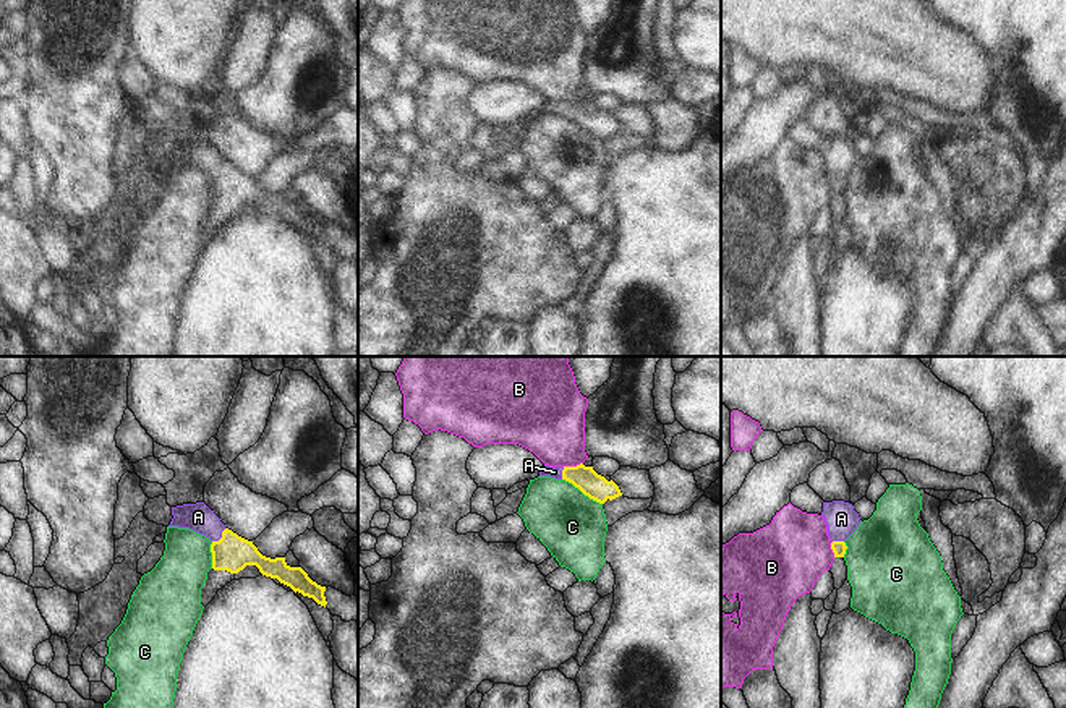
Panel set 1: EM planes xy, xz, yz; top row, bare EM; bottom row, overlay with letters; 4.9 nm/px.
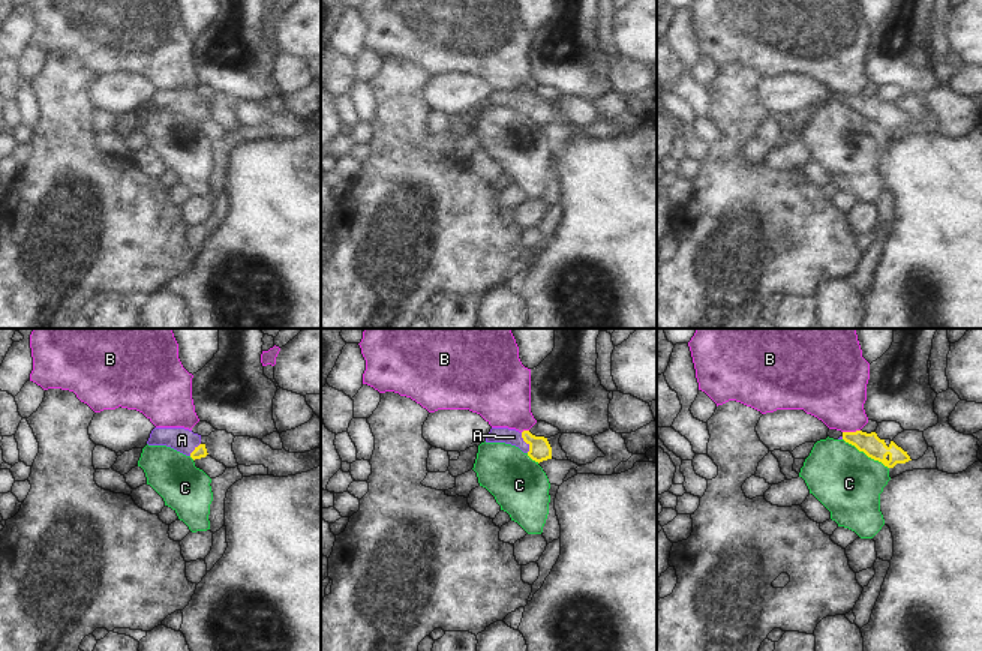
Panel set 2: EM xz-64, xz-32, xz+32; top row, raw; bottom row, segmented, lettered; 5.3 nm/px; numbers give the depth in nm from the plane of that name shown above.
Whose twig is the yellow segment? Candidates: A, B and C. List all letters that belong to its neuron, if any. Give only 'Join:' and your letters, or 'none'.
Join: A

